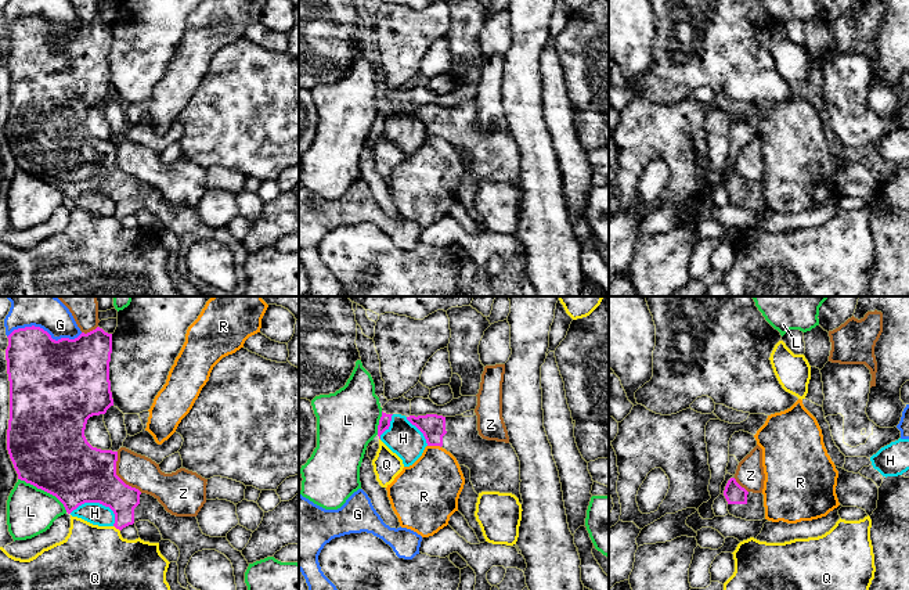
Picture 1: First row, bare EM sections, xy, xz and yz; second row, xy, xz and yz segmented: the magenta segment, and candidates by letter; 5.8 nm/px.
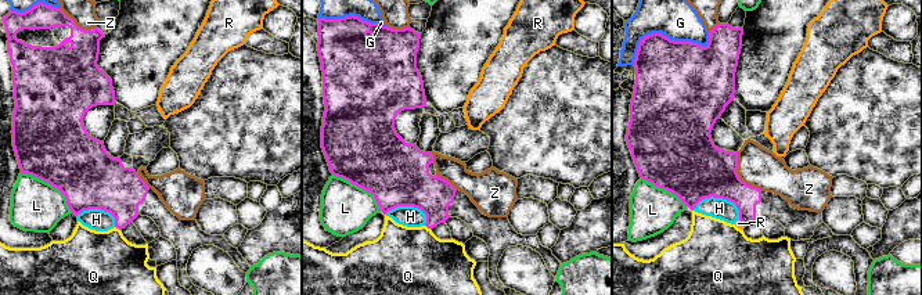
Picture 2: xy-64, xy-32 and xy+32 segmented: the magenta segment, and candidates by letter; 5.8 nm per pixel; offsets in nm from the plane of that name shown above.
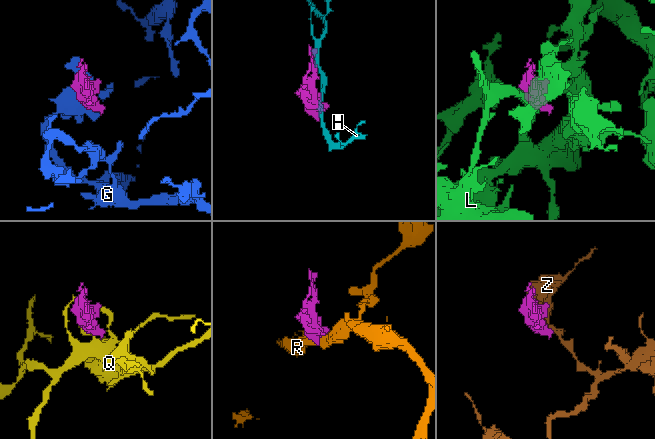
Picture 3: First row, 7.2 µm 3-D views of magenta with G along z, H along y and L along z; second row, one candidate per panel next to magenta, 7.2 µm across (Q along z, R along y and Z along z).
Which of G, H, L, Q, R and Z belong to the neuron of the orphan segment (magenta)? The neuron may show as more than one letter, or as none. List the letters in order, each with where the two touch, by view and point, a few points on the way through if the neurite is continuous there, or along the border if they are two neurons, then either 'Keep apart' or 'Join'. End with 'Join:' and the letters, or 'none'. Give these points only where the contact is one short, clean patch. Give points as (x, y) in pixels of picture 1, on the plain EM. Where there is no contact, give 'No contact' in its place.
G: Touches magenta at xy (44, 21). Keep apart
H: Touches magenta at xy (97, 191). Keep apart
L: Touches magenta at xy (44, 180). Keep apart
Q: Touches magenta at xy (116, 218). Keep apart
R: Touches magenta at xz (435, 135). Boundary: xz (428, 135), (437, 135), (440, 137). Keep apart
Z: Touches magenta at xy (116, 165). Keep apart
Join: none

